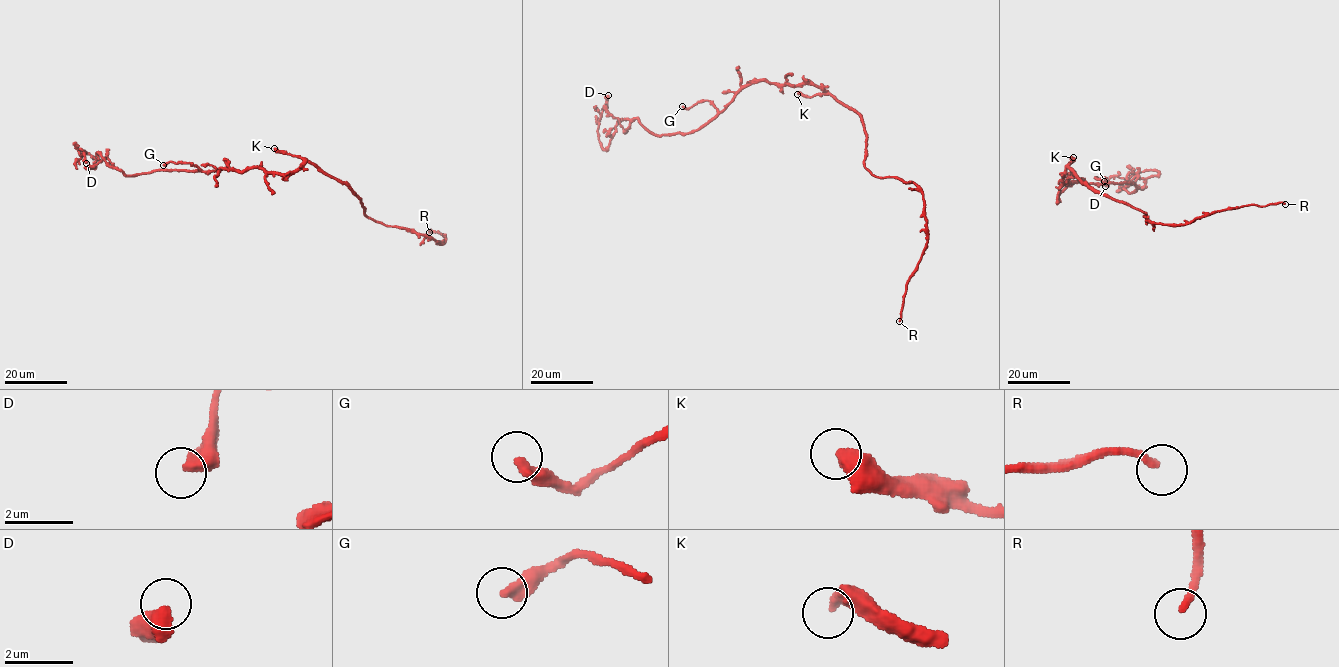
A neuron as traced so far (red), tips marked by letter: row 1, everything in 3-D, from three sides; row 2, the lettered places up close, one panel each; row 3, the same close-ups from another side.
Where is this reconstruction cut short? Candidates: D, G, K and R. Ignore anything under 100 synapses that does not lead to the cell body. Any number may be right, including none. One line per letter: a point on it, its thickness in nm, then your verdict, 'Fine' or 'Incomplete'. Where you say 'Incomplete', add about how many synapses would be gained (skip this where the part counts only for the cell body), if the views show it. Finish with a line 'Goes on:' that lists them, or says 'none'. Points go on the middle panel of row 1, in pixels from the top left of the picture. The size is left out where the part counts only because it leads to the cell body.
D: Place: (608, 95). Thickness 500 nm. Fine
G: Place: (682, 106). Thickness 360 nm. Fine
K: Place: (797, 94). Thickness 440 nm. Fine
R: Place: (899, 321). Thickness 200 nm. Incomplete. Roughly 100 synapses
Goes on: R

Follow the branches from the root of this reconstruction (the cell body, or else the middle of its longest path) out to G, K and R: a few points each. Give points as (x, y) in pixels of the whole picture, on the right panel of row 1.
G: (1063, 176), (1064, 183), (1069, 179), (1068, 184), (1104, 183), (1094, 177), (1105, 177), (1104, 181)
K: (1063, 176), (1066, 166), (1074, 160), (1073, 157)
R: (1063, 176), (1067, 167), (1088, 186), (1164, 225), (1186, 224), (1248, 204), (1285, 204)

